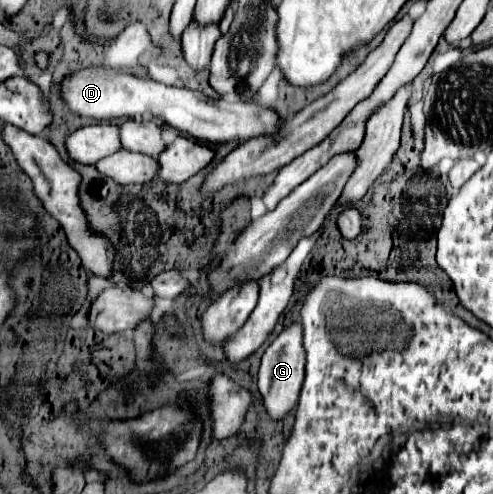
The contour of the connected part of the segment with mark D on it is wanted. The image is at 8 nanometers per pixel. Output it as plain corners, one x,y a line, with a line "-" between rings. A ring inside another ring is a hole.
87,69
81,73
75,73
73,77
65,79
61,85
63,97
67,107
73,113
79,113
83,117
93,119
115,119
115,117
135,117
143,115
145,109
149,109
153,115
163,115
165,123
199,139
209,143
221,143
241,137
257,137
257,135
271,135
277,131
277,113
267,111
261,105
255,103
243,103
237,97
207,97
199,91
189,89
177,89
163,85
159,81
153,81
149,77
141,79
135,75
117,73
113,69

